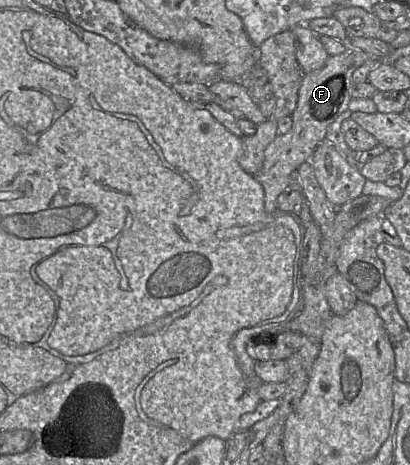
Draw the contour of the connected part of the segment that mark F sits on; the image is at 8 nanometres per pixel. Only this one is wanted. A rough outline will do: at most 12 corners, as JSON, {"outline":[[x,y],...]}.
{"outline":[[353,47],[305,74],[290,132],[252,175],[267,213],[349,109],[352,75],[372,54]]}

